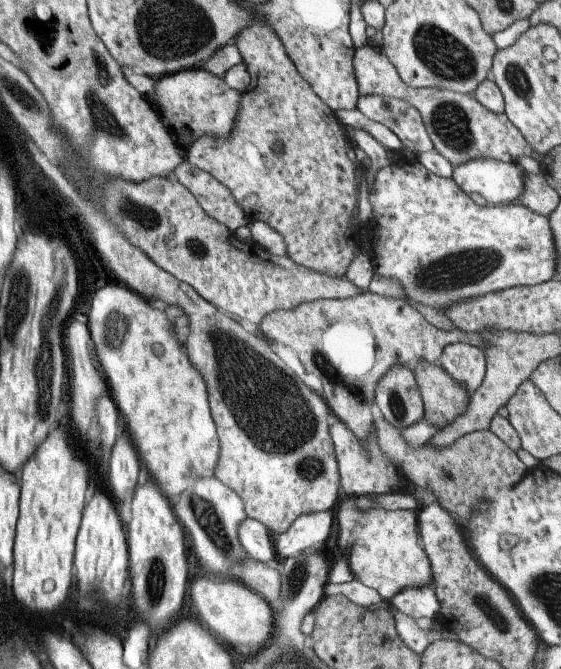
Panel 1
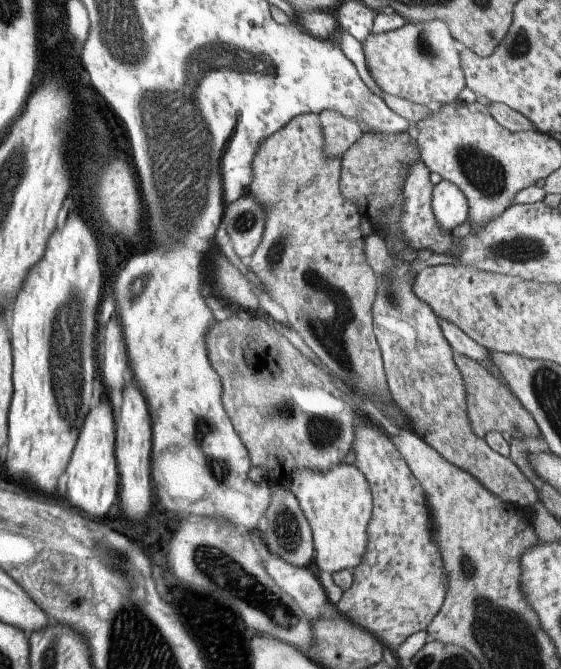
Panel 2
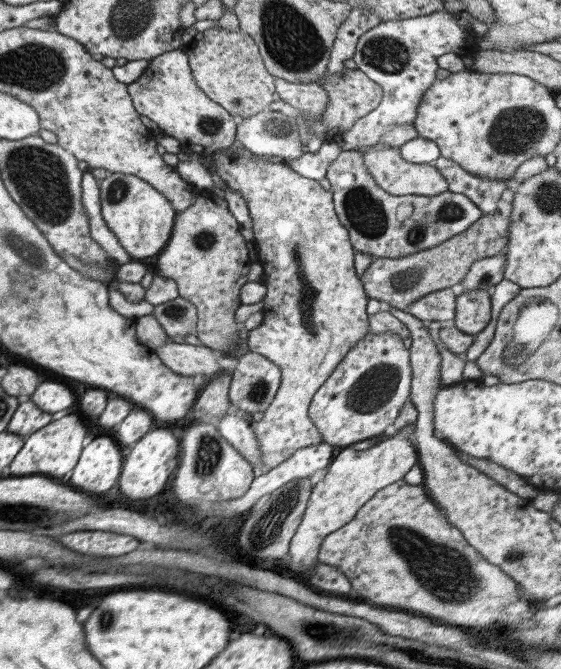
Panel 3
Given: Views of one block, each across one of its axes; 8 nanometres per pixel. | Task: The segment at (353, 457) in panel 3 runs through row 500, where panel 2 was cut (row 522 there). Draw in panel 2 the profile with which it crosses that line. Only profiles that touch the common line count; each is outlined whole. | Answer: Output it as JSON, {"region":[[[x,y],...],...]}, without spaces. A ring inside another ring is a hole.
{"region":[[[341,461],[324,471],[295,469],[288,485],[312,532],[312,559],[318,570],[332,573],[341,569],[351,570],[359,564],[367,540],[366,524],[372,509],[370,484],[363,473],[353,463]]]}

